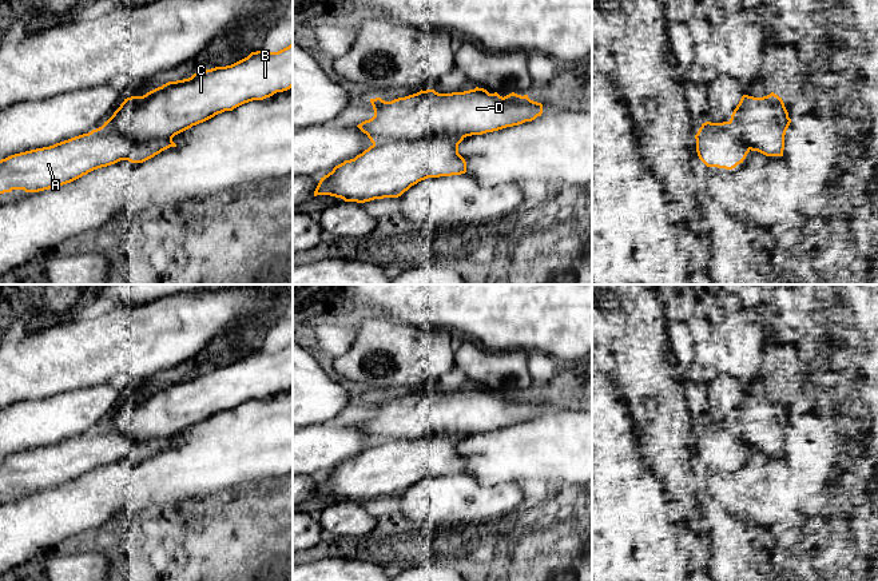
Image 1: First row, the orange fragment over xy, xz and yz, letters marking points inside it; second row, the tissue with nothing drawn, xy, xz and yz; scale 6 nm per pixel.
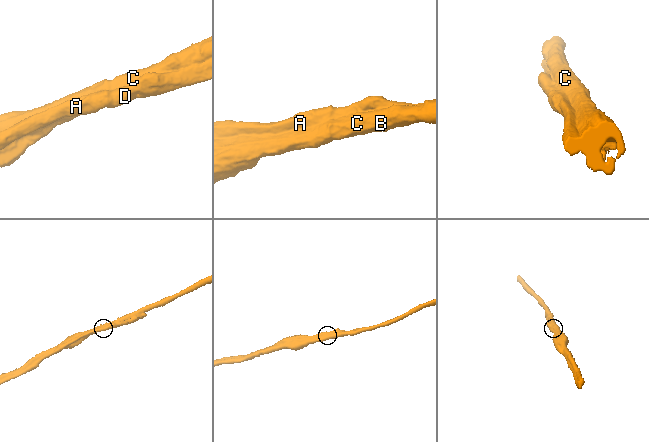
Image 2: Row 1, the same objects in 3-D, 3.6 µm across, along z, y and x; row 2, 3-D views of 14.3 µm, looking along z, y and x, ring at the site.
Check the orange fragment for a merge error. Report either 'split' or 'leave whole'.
leave whole

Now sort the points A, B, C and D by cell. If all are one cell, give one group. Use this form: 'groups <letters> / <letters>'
groups A B C D

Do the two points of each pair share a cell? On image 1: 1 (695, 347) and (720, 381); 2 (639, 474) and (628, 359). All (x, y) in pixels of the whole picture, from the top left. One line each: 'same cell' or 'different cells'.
1: same cell
2: different cells

